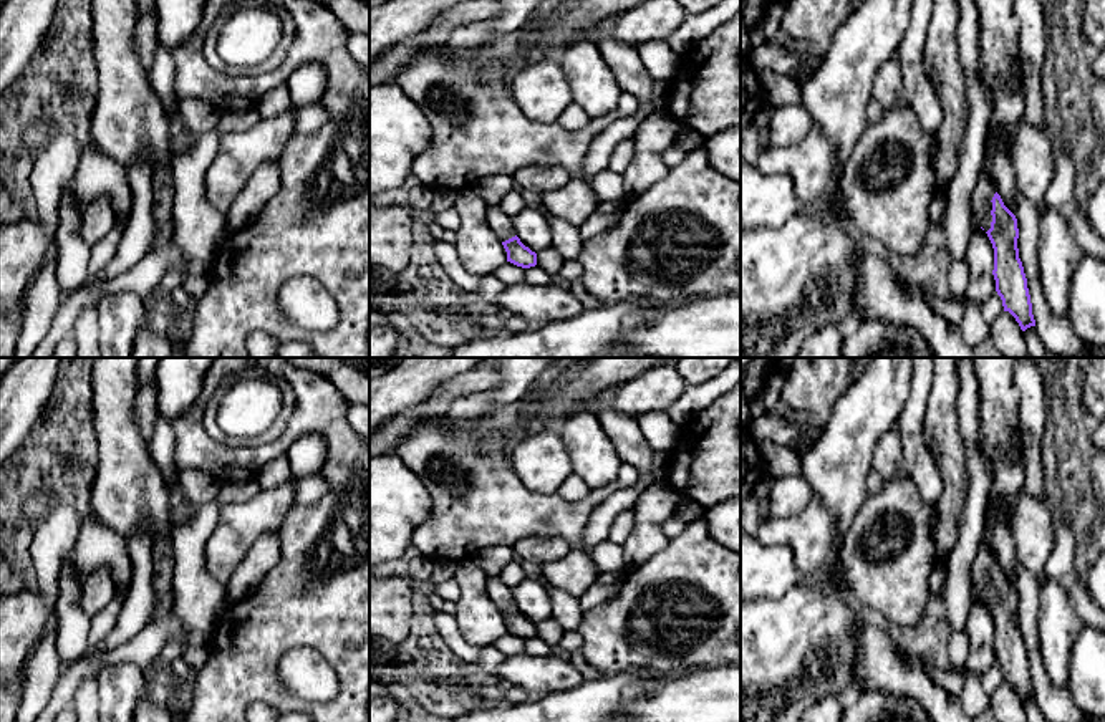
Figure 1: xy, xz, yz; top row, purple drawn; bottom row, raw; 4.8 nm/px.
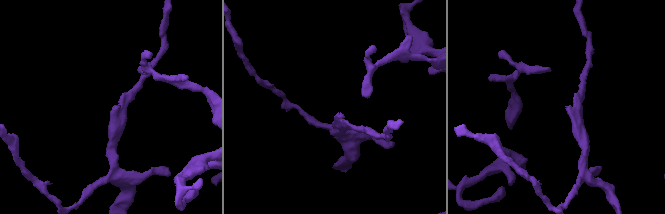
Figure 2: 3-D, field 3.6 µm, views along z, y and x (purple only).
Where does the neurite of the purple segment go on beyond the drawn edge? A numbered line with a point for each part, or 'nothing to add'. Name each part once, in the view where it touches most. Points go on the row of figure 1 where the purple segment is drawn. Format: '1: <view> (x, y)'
1: yz (981, 206)

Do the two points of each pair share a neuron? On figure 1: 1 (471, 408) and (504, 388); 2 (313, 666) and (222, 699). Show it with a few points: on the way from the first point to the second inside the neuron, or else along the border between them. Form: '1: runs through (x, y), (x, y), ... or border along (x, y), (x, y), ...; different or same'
1: runs through (479, 404), (496, 396); same
2: border along (297, 644), (282, 656), (279, 678), (312, 701); different

